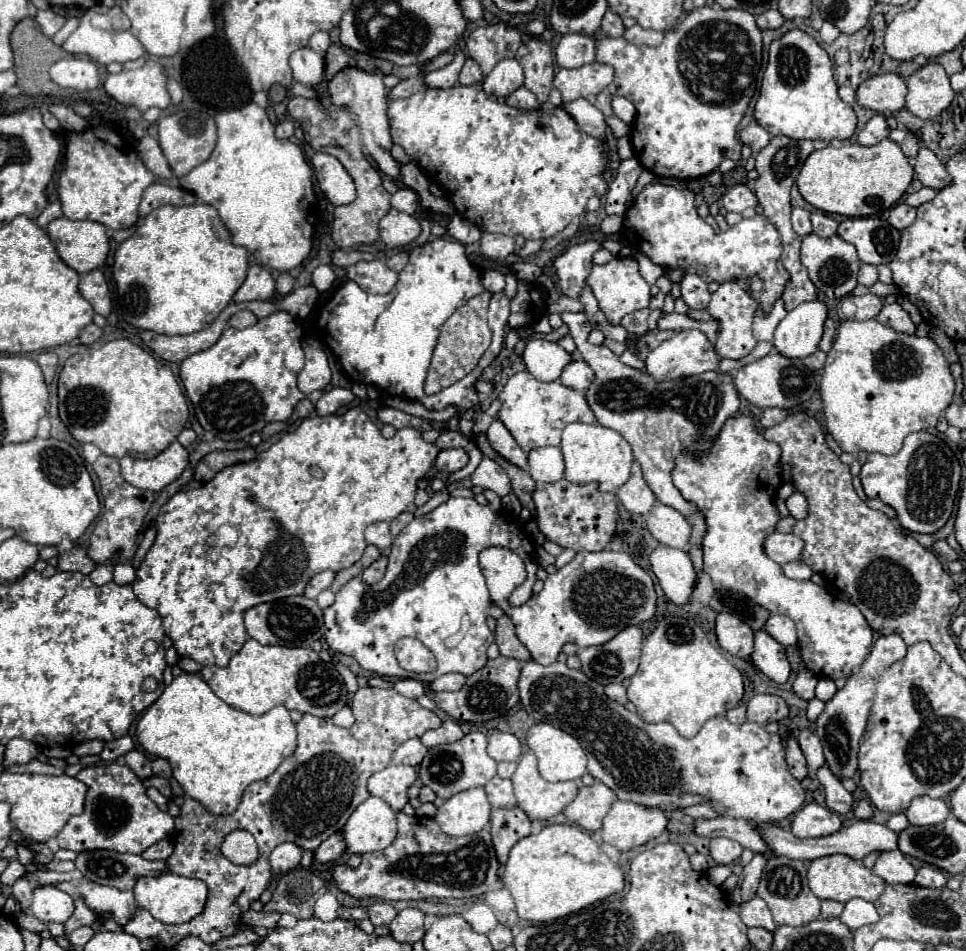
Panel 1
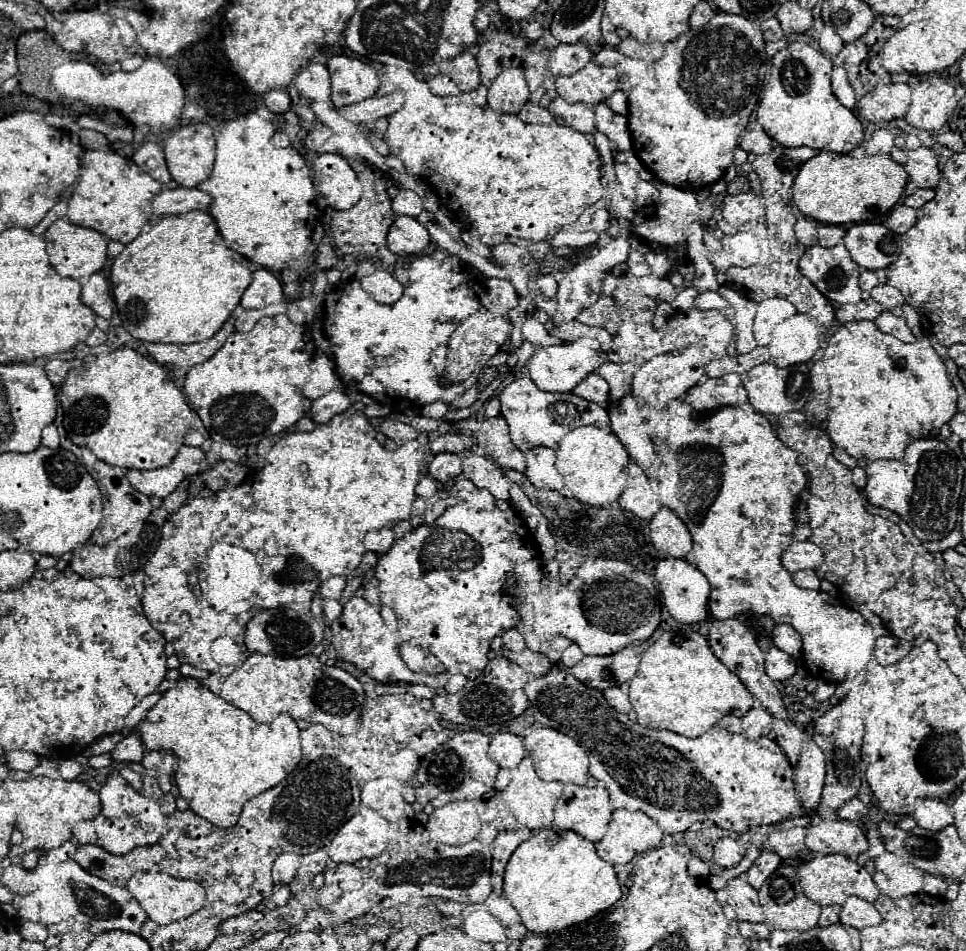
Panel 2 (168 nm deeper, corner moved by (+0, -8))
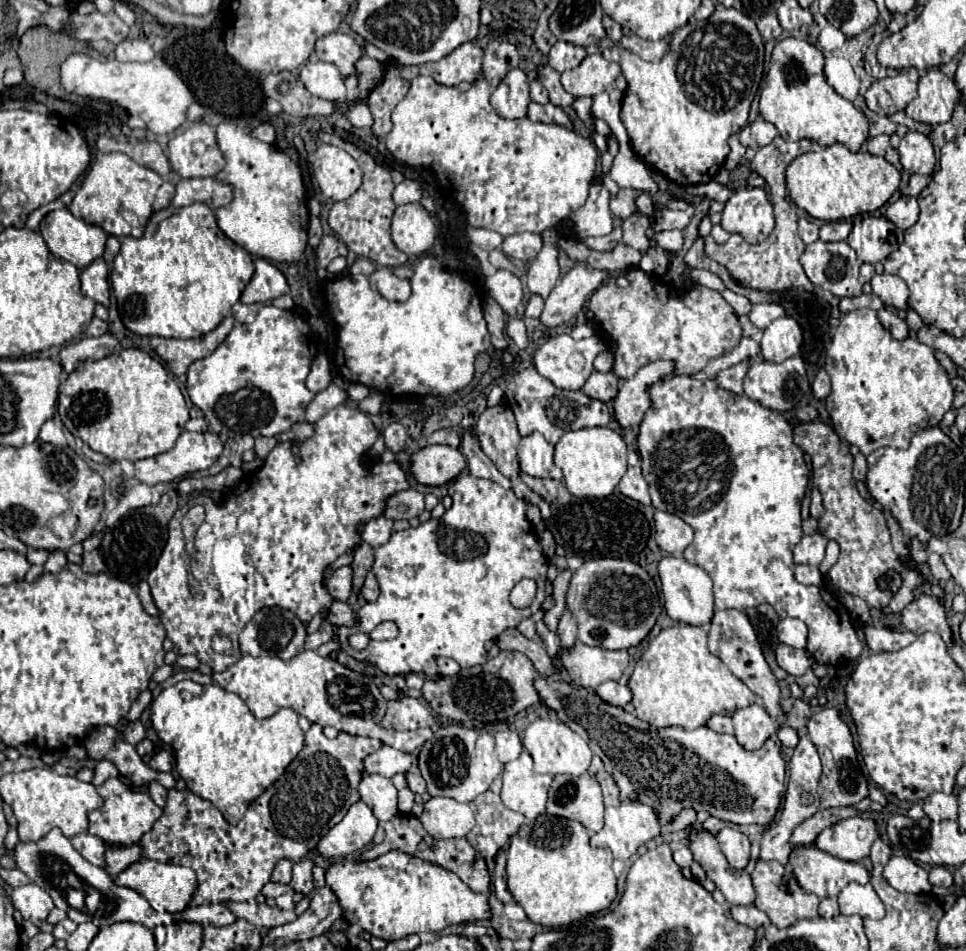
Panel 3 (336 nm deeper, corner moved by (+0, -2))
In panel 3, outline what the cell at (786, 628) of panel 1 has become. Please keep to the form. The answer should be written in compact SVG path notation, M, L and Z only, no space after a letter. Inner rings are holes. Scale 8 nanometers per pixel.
M783 618L777 626L779 640L787 646L804 649L807 646L807 626L797 618Z

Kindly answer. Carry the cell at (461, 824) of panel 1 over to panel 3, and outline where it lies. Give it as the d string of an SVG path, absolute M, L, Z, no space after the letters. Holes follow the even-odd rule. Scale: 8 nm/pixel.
M429 798L419 822L433 838L465 838L475 824L475 816L469 804L453 798Z

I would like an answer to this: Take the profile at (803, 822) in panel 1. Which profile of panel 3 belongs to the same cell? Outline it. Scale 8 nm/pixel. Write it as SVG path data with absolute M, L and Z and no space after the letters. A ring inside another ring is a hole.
M847 818L841 820L829 828L825 828L817 840L815 846L839 860L847 862L861 862L869 856L871 844L875 842L875 822L869 818Z

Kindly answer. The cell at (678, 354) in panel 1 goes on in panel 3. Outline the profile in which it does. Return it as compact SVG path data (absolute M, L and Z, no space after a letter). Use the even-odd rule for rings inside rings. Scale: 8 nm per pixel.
M653 362L641 368L631 380L625 380L619 388L617 398L613 400L617 424L625 430L639 424L643 420L645 410L649 408L649 396L647 396L649 384L655 384L657 380L671 374L673 374L673 364Z

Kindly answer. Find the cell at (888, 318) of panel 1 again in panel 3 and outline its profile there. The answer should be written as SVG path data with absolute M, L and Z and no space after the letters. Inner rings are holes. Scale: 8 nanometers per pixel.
M881 308L877 314L879 314L879 320L881 320L883 328L891 334L893 340L905 340L909 336L909 328L907 328L905 320L901 320L893 310Z

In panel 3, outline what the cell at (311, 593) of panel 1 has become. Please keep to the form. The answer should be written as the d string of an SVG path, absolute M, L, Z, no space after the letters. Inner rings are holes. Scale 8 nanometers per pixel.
M343 566L333 572L333 576L327 584L327 590L335 600L345 602L351 596L351 586L353 586L353 570L351 570L351 566Z

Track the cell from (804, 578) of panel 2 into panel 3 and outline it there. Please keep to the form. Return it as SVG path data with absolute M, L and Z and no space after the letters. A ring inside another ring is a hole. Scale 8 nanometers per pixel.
M795 566L795 578L801 584L813 584L813 586L823 584L823 576L819 568L813 568L813 566Z

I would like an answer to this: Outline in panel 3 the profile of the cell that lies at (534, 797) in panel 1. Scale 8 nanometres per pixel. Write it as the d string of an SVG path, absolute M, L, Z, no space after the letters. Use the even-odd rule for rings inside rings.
M523 750L517 760L505 764L501 800L509 810L521 812L525 818L535 820L545 812L551 780L553 776L537 774L533 770L533 760L529 752Z

